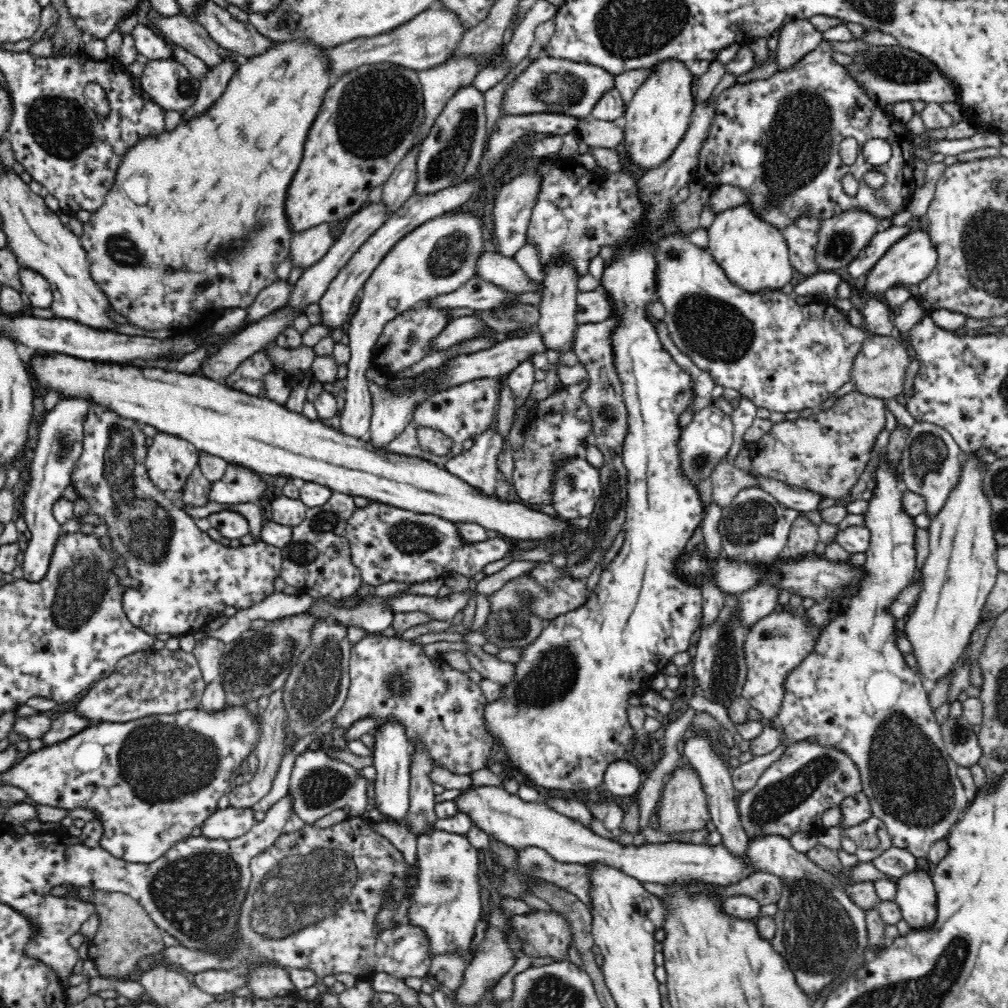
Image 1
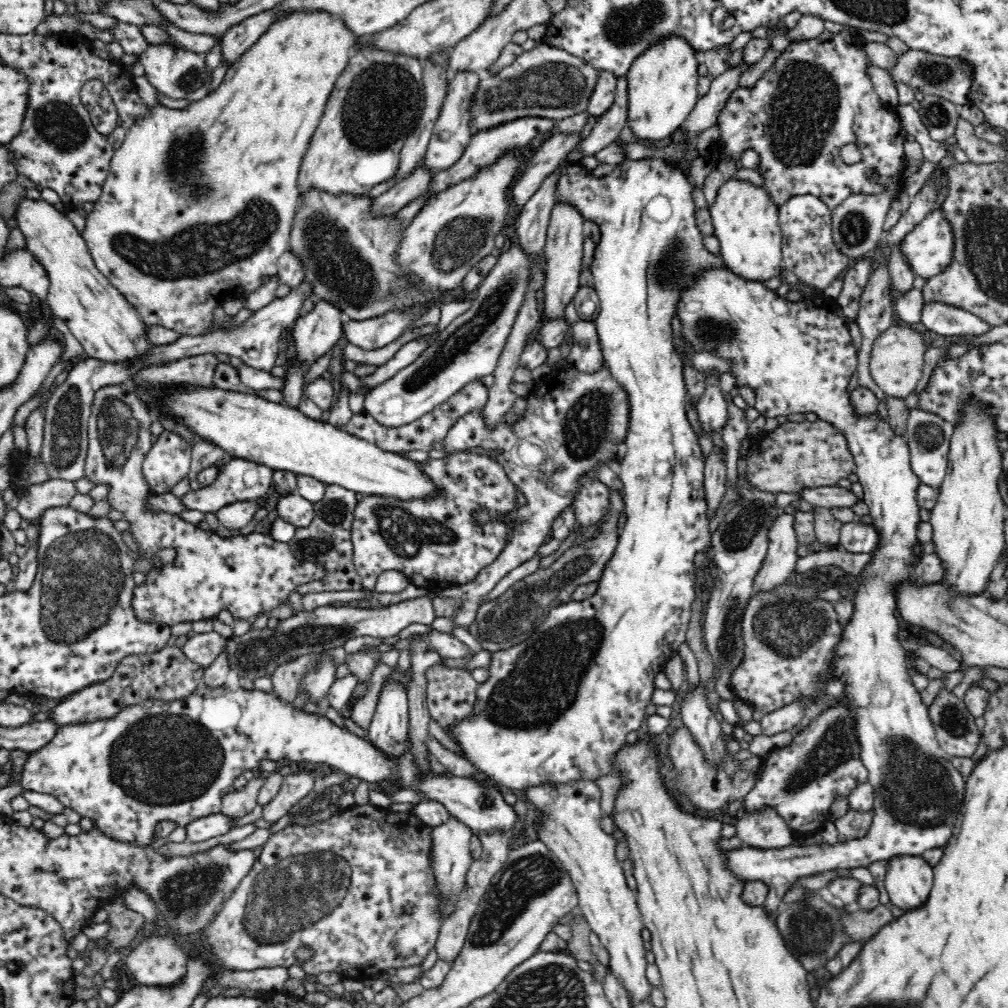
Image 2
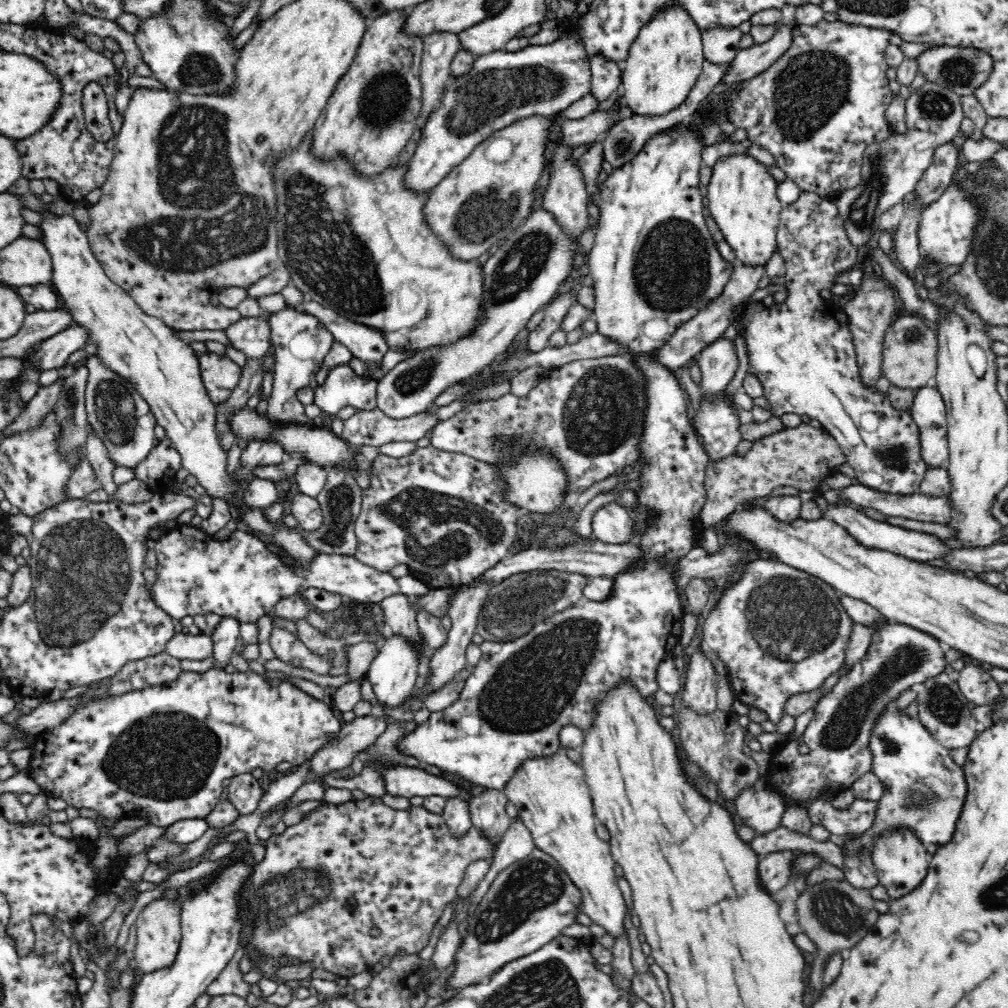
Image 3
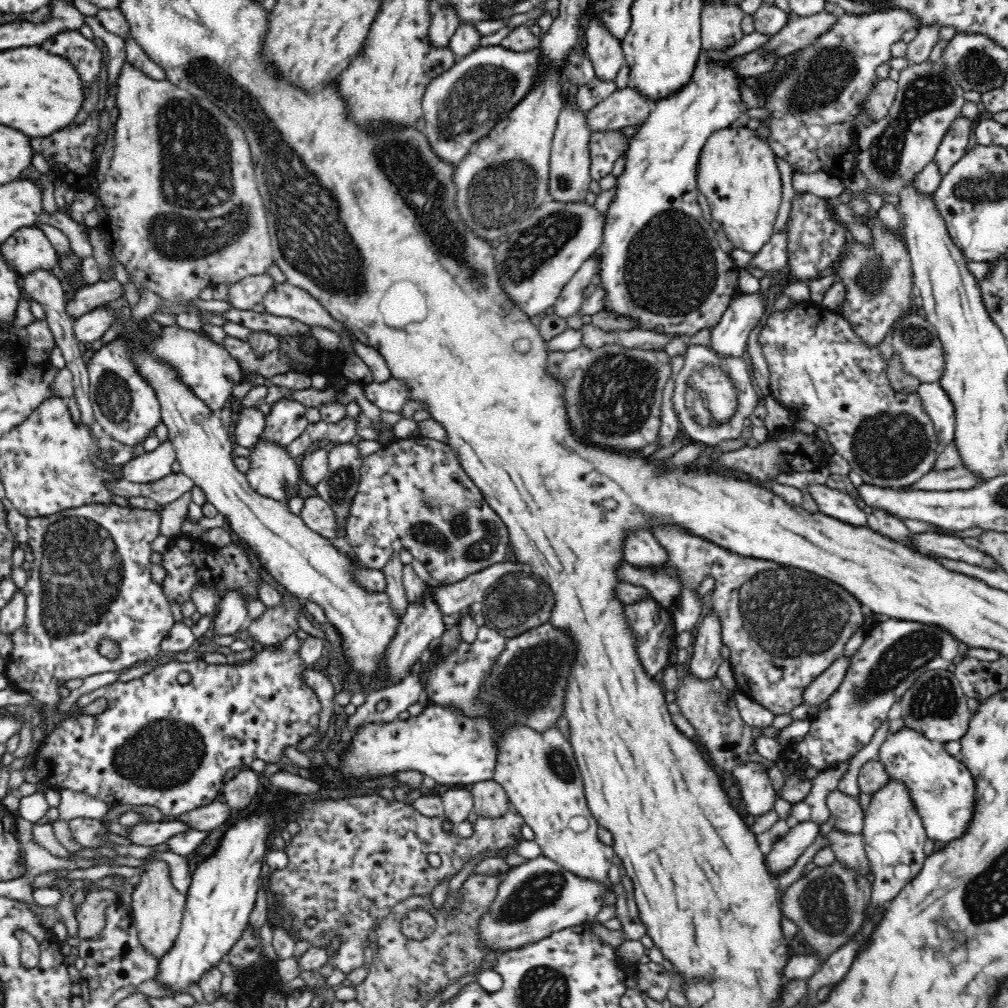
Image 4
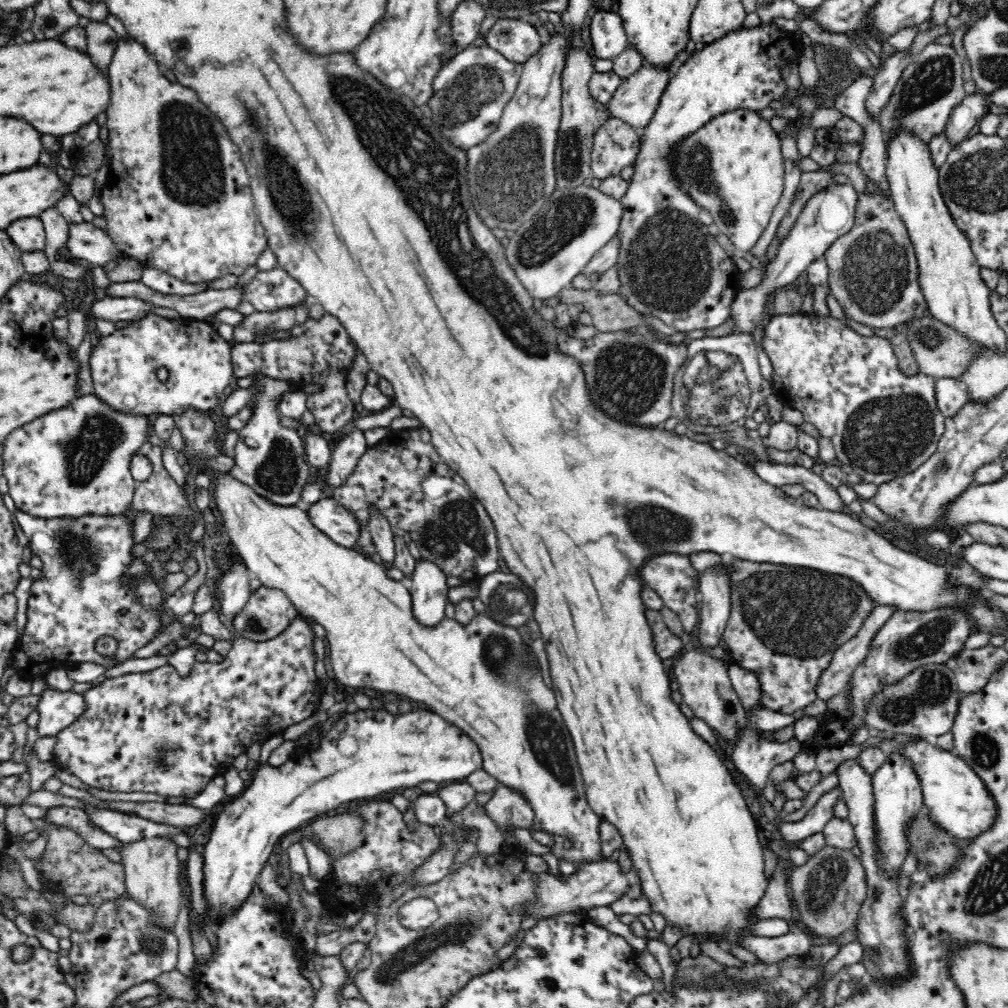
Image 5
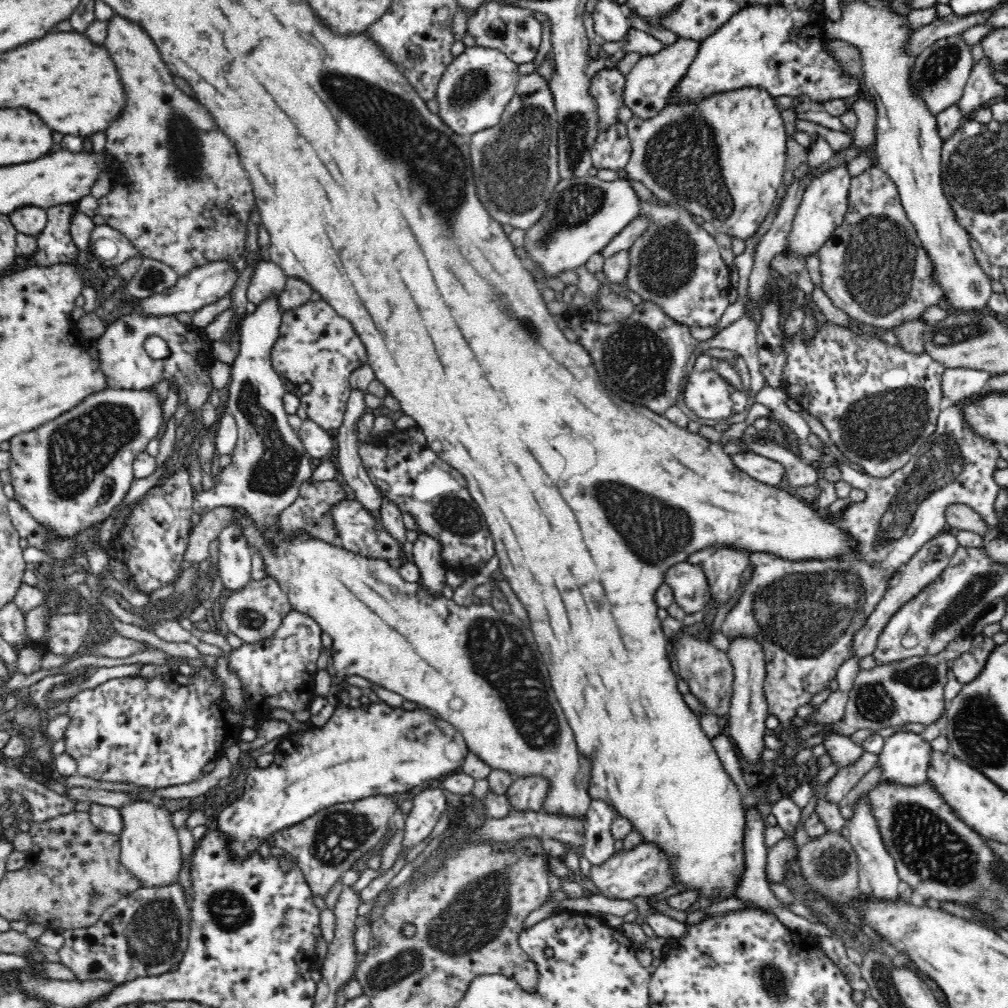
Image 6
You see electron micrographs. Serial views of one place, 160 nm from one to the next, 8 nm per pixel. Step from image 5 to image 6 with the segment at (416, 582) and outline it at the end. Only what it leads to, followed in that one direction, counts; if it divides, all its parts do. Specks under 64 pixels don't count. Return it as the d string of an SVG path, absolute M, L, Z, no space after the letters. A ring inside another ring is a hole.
M420 535L412 548L413 563L420 571L418 585L428 595L439 597L446 584L447 568L440 555L440 543L428 535Z

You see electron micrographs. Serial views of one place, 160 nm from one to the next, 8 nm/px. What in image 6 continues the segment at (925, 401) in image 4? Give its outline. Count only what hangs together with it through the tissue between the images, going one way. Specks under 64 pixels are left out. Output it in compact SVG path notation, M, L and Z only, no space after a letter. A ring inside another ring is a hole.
M949 368L943 372L941 389L943 398L953 405L968 397L974 397L988 386L994 374L984 370Z

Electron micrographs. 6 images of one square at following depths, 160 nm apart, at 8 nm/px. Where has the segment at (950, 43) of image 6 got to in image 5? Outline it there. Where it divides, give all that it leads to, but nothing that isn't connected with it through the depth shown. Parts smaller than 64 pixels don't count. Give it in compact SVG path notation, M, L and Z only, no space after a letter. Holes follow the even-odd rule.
M930 43L906 66L878 118L887 158L894 135L916 135L928 146L936 136L944 132L954 107L966 96L962 80L962 61L962 56L952 45Z

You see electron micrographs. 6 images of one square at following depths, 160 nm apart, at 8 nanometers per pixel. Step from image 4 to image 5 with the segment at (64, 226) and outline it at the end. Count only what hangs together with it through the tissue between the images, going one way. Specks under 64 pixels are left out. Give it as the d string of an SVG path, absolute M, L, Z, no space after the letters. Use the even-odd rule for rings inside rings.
M90 222L68 224L68 240L65 247L76 262L84 264L103 266L106 262L123 256L118 254L110 236Z

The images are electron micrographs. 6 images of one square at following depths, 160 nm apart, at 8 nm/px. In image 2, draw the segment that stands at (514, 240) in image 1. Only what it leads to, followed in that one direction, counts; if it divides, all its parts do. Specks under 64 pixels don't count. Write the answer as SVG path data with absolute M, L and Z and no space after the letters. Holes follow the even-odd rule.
M558 132L550 140L542 143L540 149L528 160L524 172L521 172L518 182L511 189L512 209L518 211L516 217L512 219L516 220L513 228L516 228L526 202L542 188L548 176L552 176L555 170L561 168L560 165L580 142L579 134L568 135Z

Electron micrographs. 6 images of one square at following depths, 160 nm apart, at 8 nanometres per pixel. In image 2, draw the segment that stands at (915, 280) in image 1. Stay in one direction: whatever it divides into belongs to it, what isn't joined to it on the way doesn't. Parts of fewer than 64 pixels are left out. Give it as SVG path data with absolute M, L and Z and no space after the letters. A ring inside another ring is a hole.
M942 210L928 214L900 242L900 253L910 269L923 279L941 274L952 260L954 235Z

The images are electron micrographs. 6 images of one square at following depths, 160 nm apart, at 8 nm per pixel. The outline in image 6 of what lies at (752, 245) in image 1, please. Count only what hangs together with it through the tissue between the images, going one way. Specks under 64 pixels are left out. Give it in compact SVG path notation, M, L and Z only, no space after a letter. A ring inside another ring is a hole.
M744 87L710 95L701 103L666 105L649 119L633 116L627 122L632 158L624 172L628 178L640 181L658 199L680 205L695 217L712 222L717 232L746 242L754 237L771 212L778 190L783 186L788 140L774 99L760 87Z

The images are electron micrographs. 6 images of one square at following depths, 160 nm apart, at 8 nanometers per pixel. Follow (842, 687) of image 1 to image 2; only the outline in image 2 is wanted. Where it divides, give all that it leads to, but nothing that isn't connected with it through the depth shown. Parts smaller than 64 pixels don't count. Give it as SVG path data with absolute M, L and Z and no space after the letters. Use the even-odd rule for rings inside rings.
M716 266L716 268L702 269L702 271L698 271L698 275L695 275L693 284L689 285L689 288L680 294L680 300L676 302L676 316L678 316L681 323L680 334L686 343L687 348L691 348L692 352L708 351L727 360L727 362L730 362L730 370L728 370L728 373L734 377L735 386L738 388L748 387L754 391L755 408L766 419L777 418L778 416L781 416L781 414L788 416L789 414L794 414L794 412L802 412L804 415L807 412L814 412L818 415L819 419L834 425L836 429L840 429L848 441L851 453L854 455L856 463L855 473L858 475L859 483L863 486L863 501L869 508L868 515L871 518L870 524L874 525L874 529L876 529L876 533L878 533L878 546L870 552L870 561L864 566L859 576L858 585L855 590L855 597L853 598L854 608L852 610L852 617L850 618L850 621L845 622L841 626L841 630L843 630L842 639L837 642L837 646L835 647L835 656L831 661L831 670L829 671L829 674L818 674L818 676L816 676L817 684L821 686L821 692L816 697L801 697L796 700L797 704L803 706L802 709L804 709L805 713L807 708L810 706L816 706L816 704L824 698L826 688L828 688L828 684L830 684L832 680L840 680L841 682L844 682L845 688L842 696L838 699L833 699L831 704L822 707L820 712L825 711L830 707L838 706L846 707L846 709L850 711L850 717L852 717L852 721L854 721L854 726L852 726L852 729L854 729L854 737L856 737L856 741L858 741L858 745L860 745L860 759L868 772L867 782L870 783L870 786L874 789L873 809L871 810L873 812L873 821L868 829L868 834L862 840L858 841L847 839L844 843L836 843L834 845L824 843L823 845L812 845L809 847L796 844L793 847L786 847L778 850L762 850L746 846L739 846L738 848L732 848L732 850L723 849L722 853L724 853L726 869L732 871L732 874L736 875L740 881L762 881L768 885L769 893L767 894L766 901L762 908L764 908L764 911L766 911L768 915L773 915L783 902L782 898L785 896L786 892L788 892L790 884L794 884L794 882L796 882L798 878L802 878L802 876L810 876L810 874L824 872L824 870L834 870L834 868L867 867L869 864L872 864L872 862L876 862L876 860L886 860L886 858L892 858L895 856L916 855L922 857L926 850L942 848L948 840L950 840L952 824L954 824L954 821L956 820L956 816L965 797L965 778L960 775L952 765L952 757L947 753L944 753L941 749L932 719L929 715L929 707L924 704L920 691L916 690L913 685L912 676L910 675L911 672L910 669L908 669L908 652L902 647L899 640L898 634L900 628L898 616L896 616L897 592L899 591L901 584L909 580L913 568L919 560L918 554L915 554L915 546L918 545L916 531L918 530L918 525L921 523L919 515L920 507L918 507L918 502L916 502L916 492L920 485L920 481L918 481L918 477L916 477L916 474L914 474L914 471L912 471L912 467L910 466L910 449L908 449L908 443L905 441L905 437L896 435L896 433L890 429L889 422L882 420L880 416L877 416L877 413L874 413L874 416L870 416L870 418L859 418L859 416L855 416L855 414L852 413L852 403L850 403L850 397L846 386L850 384L852 376L854 376L857 371L858 348L854 345L852 336L850 335L850 329L848 329L850 320L843 314L842 307L837 303L837 299L815 296L805 297L799 302L793 302L785 297L778 296L776 292L768 289L761 282L746 281L740 278L740 276L734 275L726 266L724 266L724 268Z

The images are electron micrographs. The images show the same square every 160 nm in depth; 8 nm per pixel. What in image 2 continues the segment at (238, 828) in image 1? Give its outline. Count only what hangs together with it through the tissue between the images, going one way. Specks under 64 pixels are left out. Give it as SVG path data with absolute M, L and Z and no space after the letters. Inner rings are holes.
M222 811L207 817L197 818L187 826L187 839L192 842L204 842L228 834L235 826L237 818L226 816Z

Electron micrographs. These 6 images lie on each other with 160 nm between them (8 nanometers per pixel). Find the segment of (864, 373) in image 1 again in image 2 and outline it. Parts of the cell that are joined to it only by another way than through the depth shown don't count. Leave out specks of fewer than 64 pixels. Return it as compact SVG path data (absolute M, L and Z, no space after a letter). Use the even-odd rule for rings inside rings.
M901 324L891 326L880 333L874 340L868 360L868 370L872 381L885 392L888 397L905 399L909 394L918 391L925 380L922 372L924 352L926 352L922 334Z

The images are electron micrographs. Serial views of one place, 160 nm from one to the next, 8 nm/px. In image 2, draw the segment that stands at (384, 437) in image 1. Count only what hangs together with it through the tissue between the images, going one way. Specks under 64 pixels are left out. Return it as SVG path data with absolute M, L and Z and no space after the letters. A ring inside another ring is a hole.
M513 245L501 253L489 275L484 278L470 310L458 316L440 332L412 364L371 389L365 396L364 412L382 426L398 428L424 417L424 414L446 402L468 382L492 374L524 302L524 294L531 278L528 266L530 259L526 258L520 245Z

